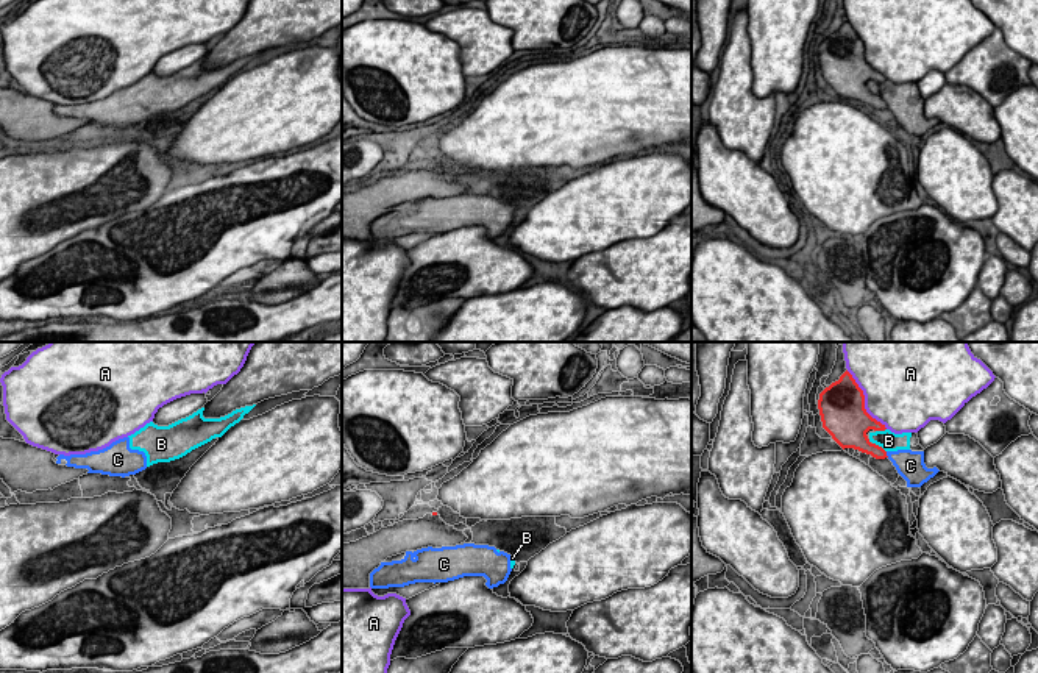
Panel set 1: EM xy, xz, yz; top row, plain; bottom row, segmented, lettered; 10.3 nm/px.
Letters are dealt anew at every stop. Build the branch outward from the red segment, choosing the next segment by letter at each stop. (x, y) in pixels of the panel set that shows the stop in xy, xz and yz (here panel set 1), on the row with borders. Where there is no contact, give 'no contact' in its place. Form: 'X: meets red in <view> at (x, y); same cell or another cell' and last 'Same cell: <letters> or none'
A: meets red in yz at (863, 402); another cell
B: meets red in yz at (878, 445); another cell
C: meets red in yz at (885, 455); another cell
Same cell: none

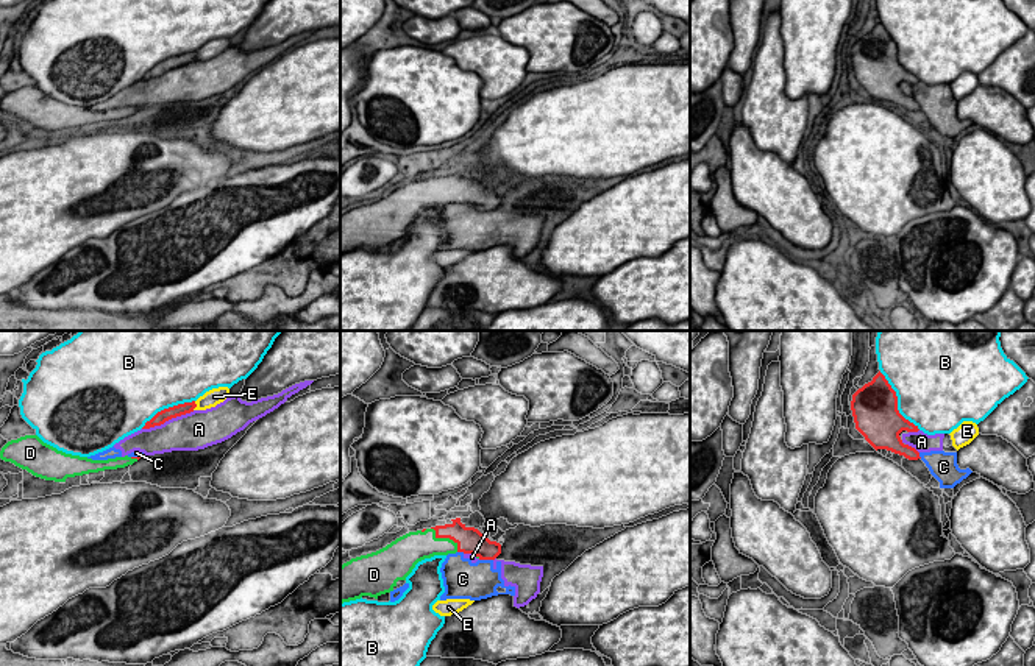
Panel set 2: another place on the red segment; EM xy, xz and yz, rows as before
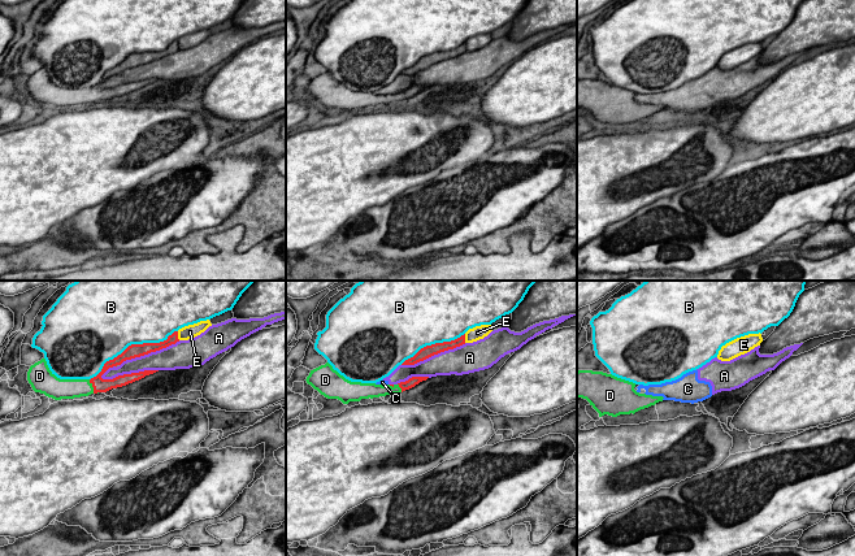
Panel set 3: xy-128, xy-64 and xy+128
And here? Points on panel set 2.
A: meets red in xy at (167, 420); another cell
B: meets red in yz at (896, 403); another cell
C: meets red in xz at (486, 559); another cell
D: meets red in xz at (445, 537); same cell
E: meets red in xy at (195, 406); another cell
Same cell: D

